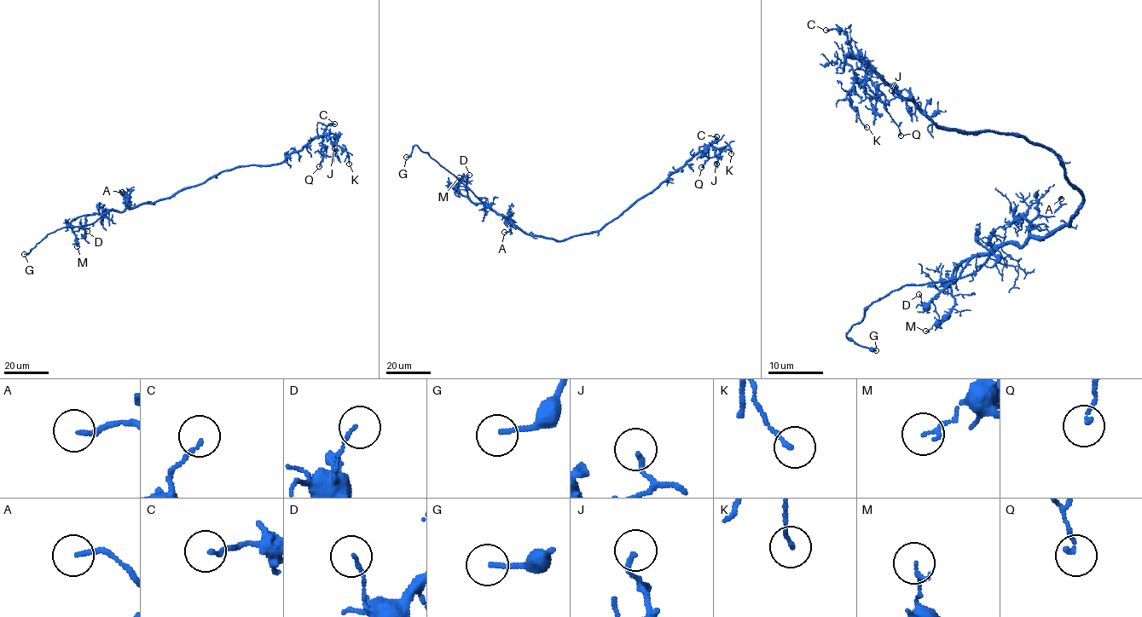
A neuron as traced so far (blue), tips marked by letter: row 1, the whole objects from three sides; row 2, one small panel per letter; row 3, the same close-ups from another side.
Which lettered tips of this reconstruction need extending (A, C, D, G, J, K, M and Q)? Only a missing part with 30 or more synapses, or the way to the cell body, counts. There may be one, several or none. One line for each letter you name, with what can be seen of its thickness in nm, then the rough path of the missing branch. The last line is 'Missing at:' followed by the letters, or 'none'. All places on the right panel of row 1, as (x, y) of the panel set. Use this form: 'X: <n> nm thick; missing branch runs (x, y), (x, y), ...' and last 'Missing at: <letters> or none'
G: 160 nm thick; missing branch runs (876, 350), (880, 348), (947, 341), (954, 335)
Missing at: G

